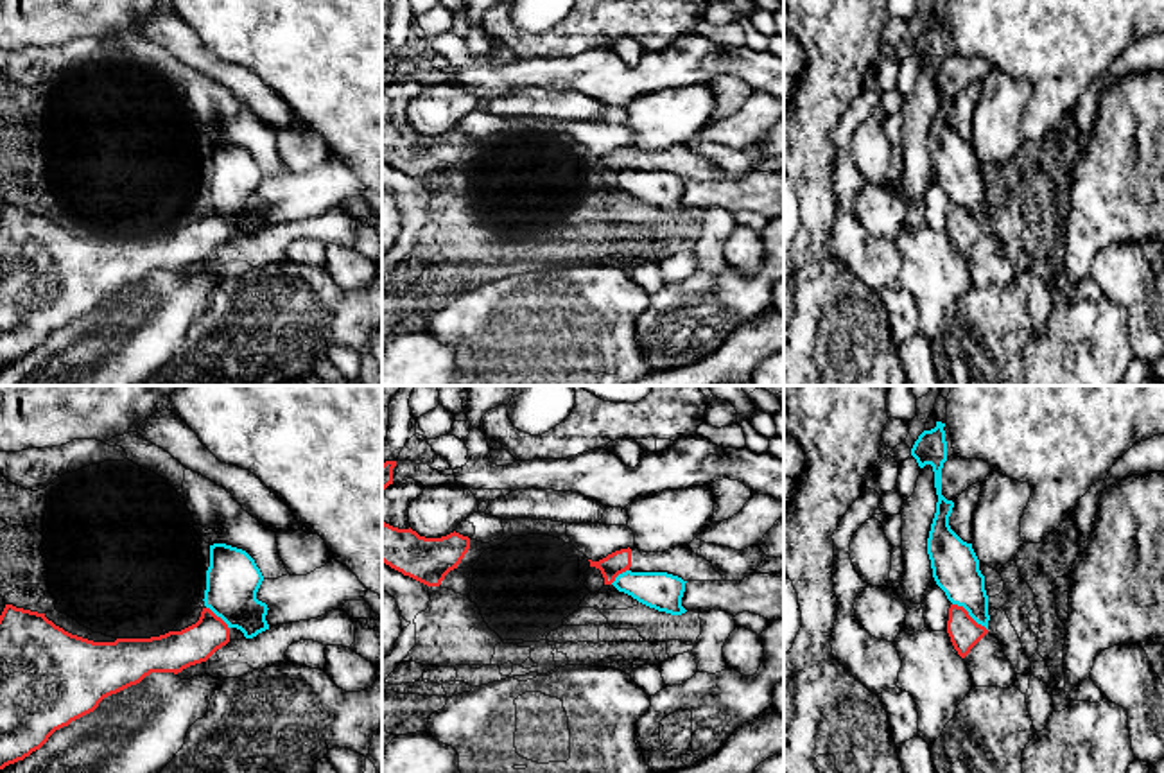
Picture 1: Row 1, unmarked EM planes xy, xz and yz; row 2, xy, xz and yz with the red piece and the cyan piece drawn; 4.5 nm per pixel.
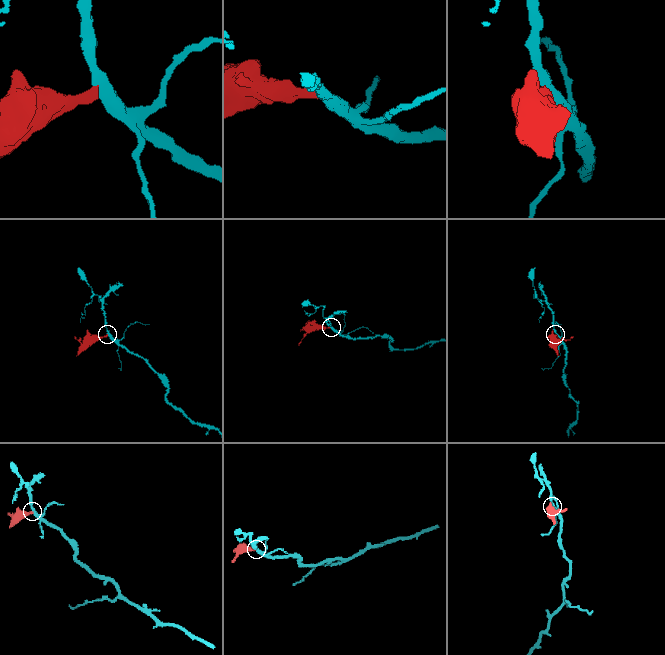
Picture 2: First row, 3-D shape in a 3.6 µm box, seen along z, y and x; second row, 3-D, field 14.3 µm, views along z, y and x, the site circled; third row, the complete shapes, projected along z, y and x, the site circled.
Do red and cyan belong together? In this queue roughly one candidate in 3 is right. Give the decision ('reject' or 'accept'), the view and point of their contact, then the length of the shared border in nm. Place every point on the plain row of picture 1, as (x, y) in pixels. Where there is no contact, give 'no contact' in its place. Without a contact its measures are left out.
reject; meets red in yz at (969, 214); contact 200 nm long

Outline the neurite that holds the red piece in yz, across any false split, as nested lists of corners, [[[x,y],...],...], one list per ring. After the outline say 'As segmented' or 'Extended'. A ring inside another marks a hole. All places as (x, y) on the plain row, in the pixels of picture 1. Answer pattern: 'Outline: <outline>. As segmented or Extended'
Outline: [[[951,203],[947,231],[958,253],[965,256],[988,228],[977,222],[963,204]]]. As segmented

